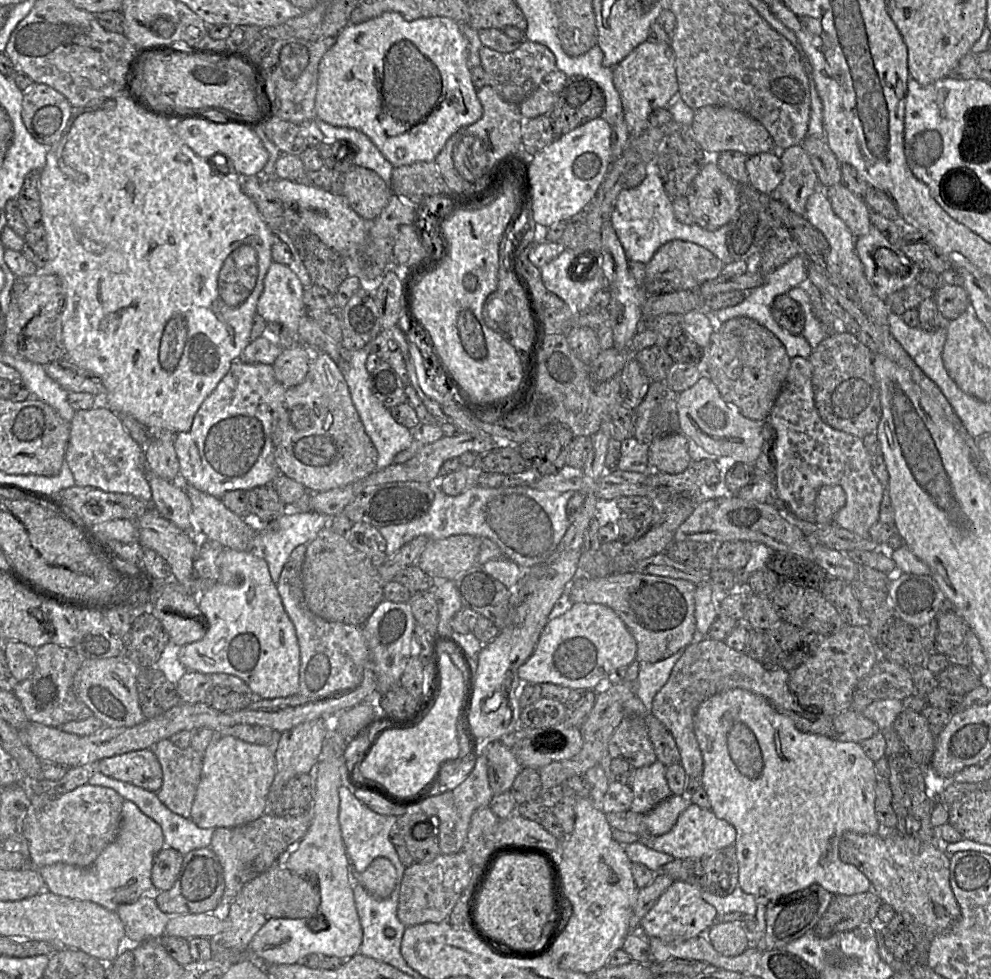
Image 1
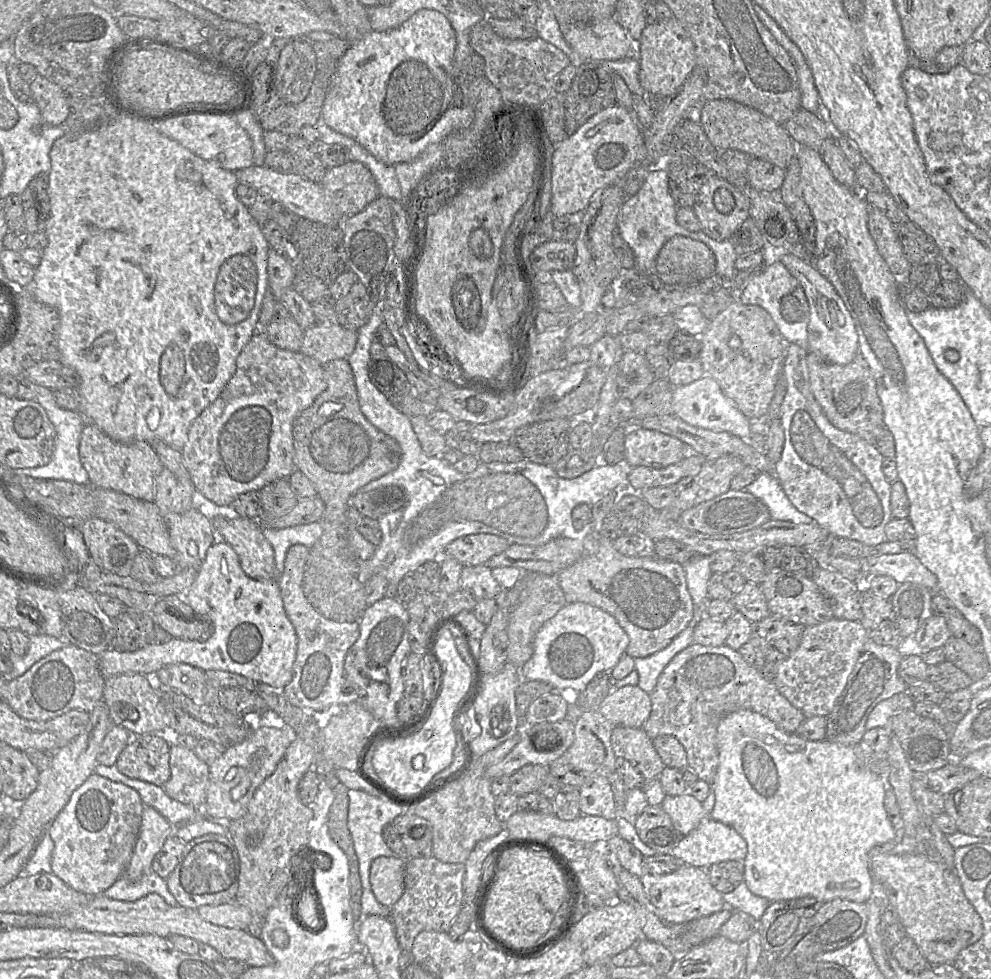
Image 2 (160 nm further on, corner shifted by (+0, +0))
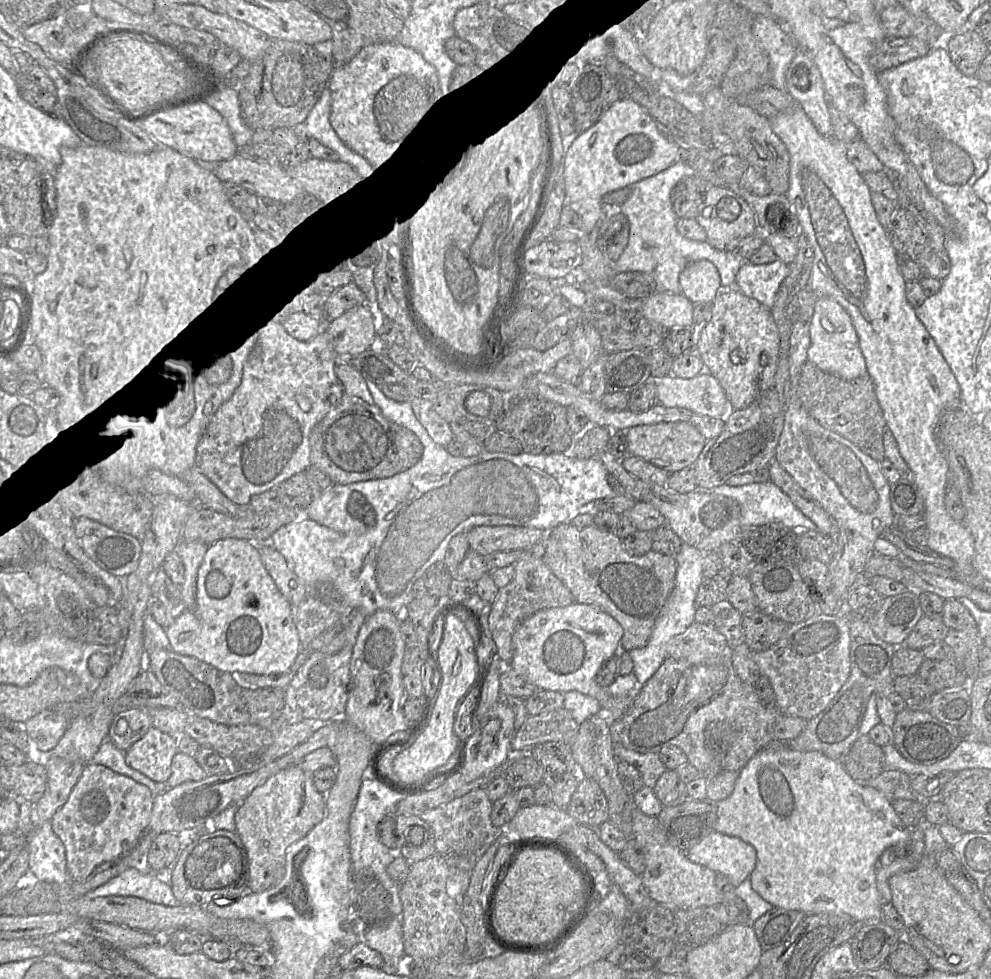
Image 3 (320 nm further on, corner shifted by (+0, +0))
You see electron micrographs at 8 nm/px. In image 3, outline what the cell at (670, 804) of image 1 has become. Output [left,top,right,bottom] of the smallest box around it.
[714,744,912,923]

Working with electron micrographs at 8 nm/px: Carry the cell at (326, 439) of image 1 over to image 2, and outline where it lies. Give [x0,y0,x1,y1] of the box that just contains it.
[293,359,402,622]

